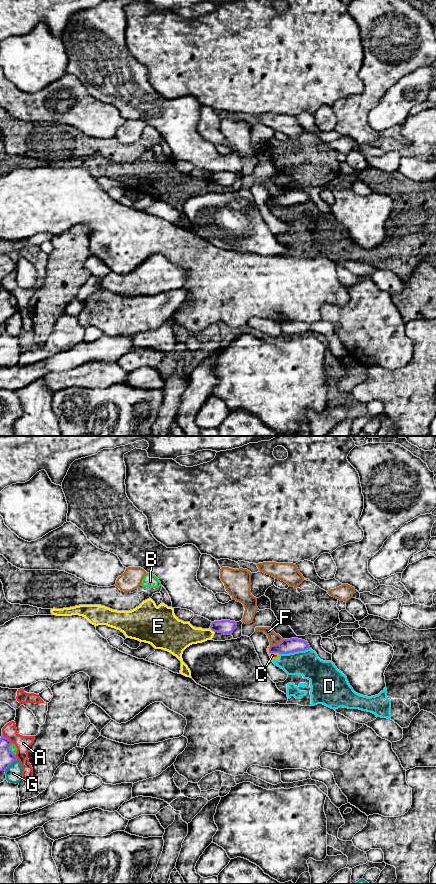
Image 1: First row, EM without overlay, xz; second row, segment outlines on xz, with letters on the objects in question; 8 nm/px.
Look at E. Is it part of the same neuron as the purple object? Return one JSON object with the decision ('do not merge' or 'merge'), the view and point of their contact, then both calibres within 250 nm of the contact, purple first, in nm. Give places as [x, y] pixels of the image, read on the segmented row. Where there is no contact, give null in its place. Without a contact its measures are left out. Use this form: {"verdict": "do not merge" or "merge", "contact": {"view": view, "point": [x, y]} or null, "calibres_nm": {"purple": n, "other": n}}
{"verdict": "do not merge", "contact": {"view": "xz", "point": [212, 630]}, "calibres_nm": {"purple": 120, "other": 220}}

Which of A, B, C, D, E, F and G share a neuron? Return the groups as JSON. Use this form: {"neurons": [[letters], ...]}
{"neurons": [["A"], ["B"], ["C", "D", "E"], ["F"], ["G"]]}

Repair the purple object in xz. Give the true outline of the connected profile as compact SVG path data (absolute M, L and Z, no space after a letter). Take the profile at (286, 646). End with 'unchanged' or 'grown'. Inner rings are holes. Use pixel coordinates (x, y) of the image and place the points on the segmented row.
M291 638L283 639L276 645L270 644L269 653L289 654L298 651L305 651L309 648L310 646L307 641L298 638Z; unchanged

